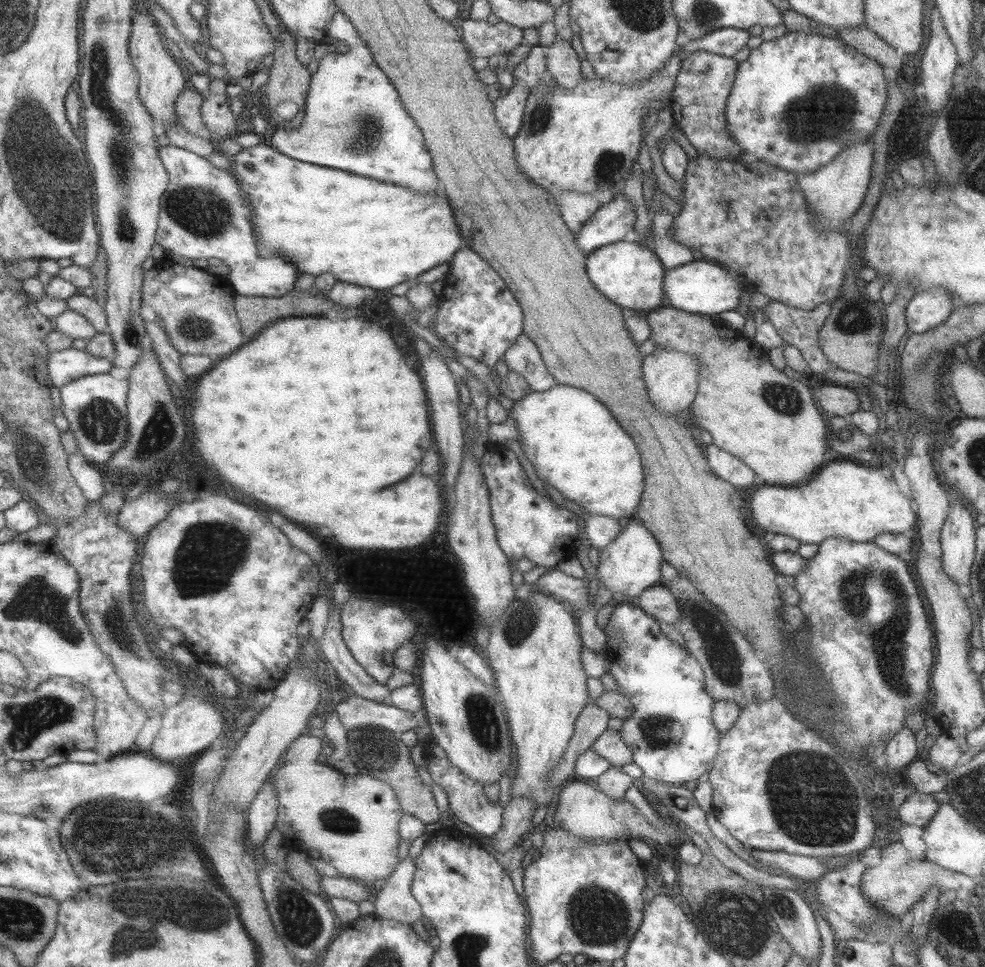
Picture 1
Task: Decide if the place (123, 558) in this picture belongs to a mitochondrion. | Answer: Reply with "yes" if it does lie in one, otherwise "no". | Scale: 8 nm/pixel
no

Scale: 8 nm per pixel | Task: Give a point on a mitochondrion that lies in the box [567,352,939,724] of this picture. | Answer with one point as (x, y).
(888, 636)

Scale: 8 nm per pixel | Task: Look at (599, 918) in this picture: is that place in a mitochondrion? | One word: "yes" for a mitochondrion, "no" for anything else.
yes

